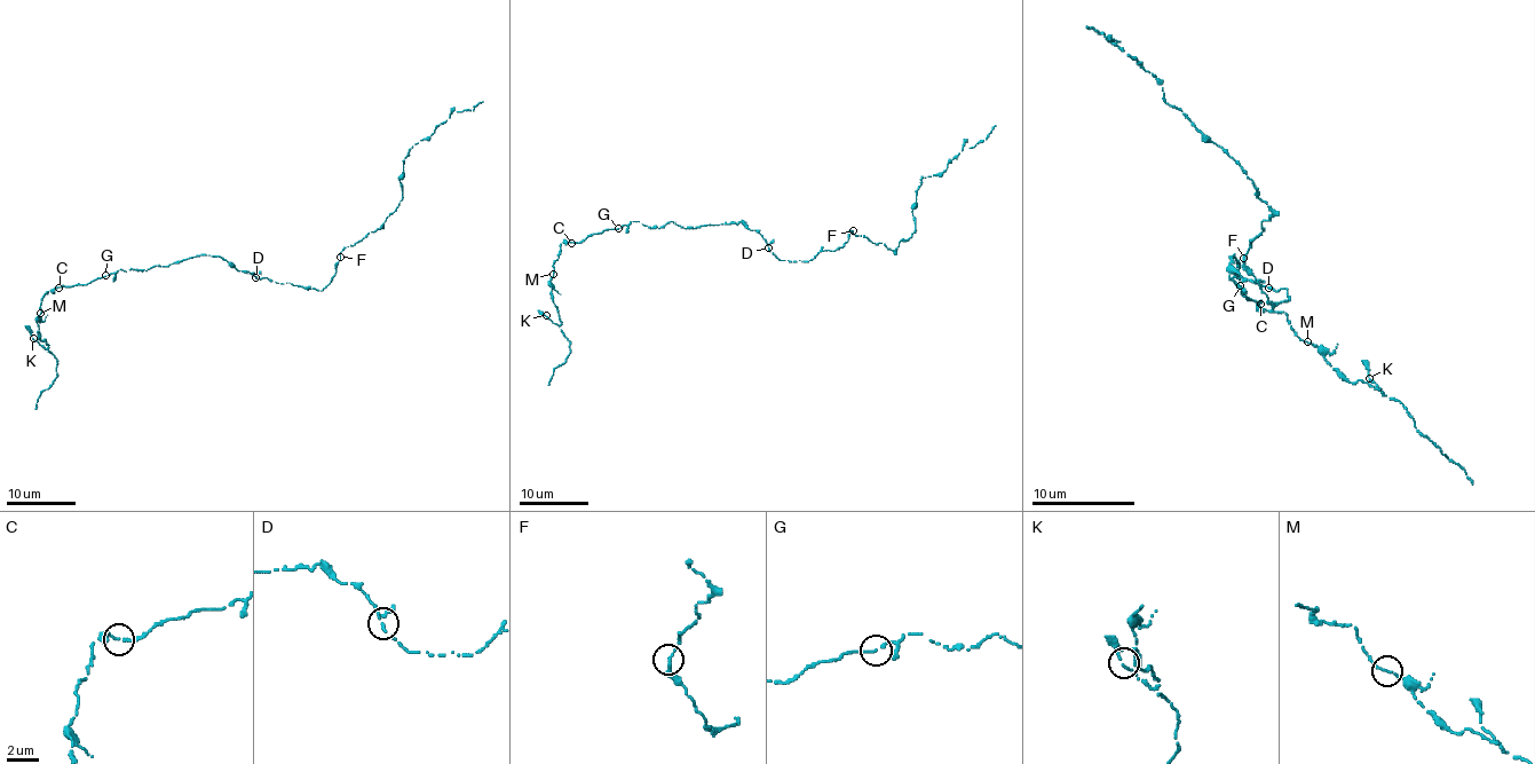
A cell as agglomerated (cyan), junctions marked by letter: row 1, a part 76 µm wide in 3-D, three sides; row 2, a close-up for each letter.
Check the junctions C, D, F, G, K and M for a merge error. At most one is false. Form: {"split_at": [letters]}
{"split_at": []}

